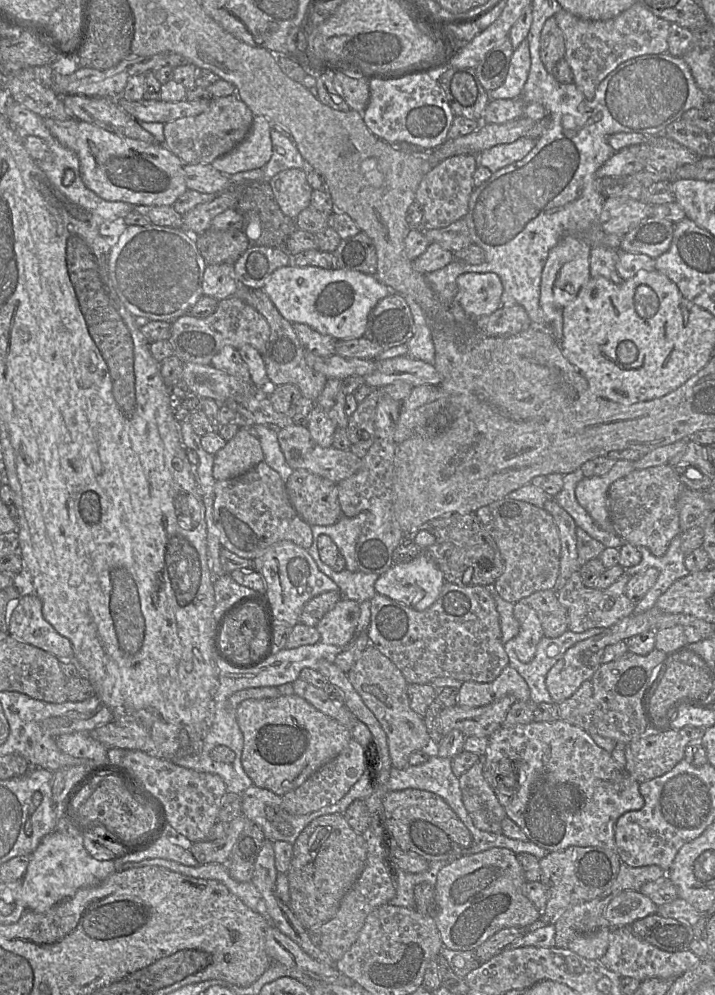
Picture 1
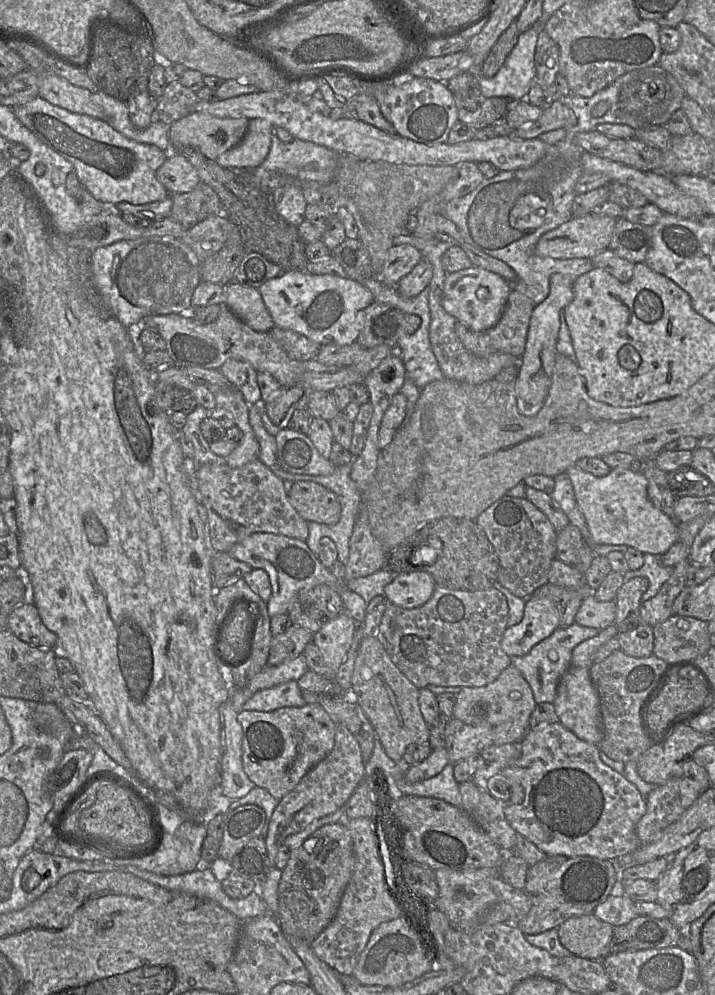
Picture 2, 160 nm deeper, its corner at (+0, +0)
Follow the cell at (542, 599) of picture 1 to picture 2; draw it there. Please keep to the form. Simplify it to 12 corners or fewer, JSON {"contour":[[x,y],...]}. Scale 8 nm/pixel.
{"contour":[[549,582],[530,597],[547,597],[559,614],[559,627],[575,622],[583,595]]}

